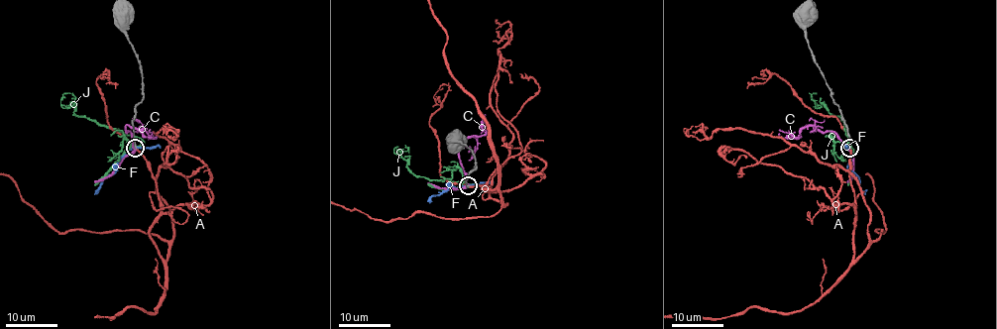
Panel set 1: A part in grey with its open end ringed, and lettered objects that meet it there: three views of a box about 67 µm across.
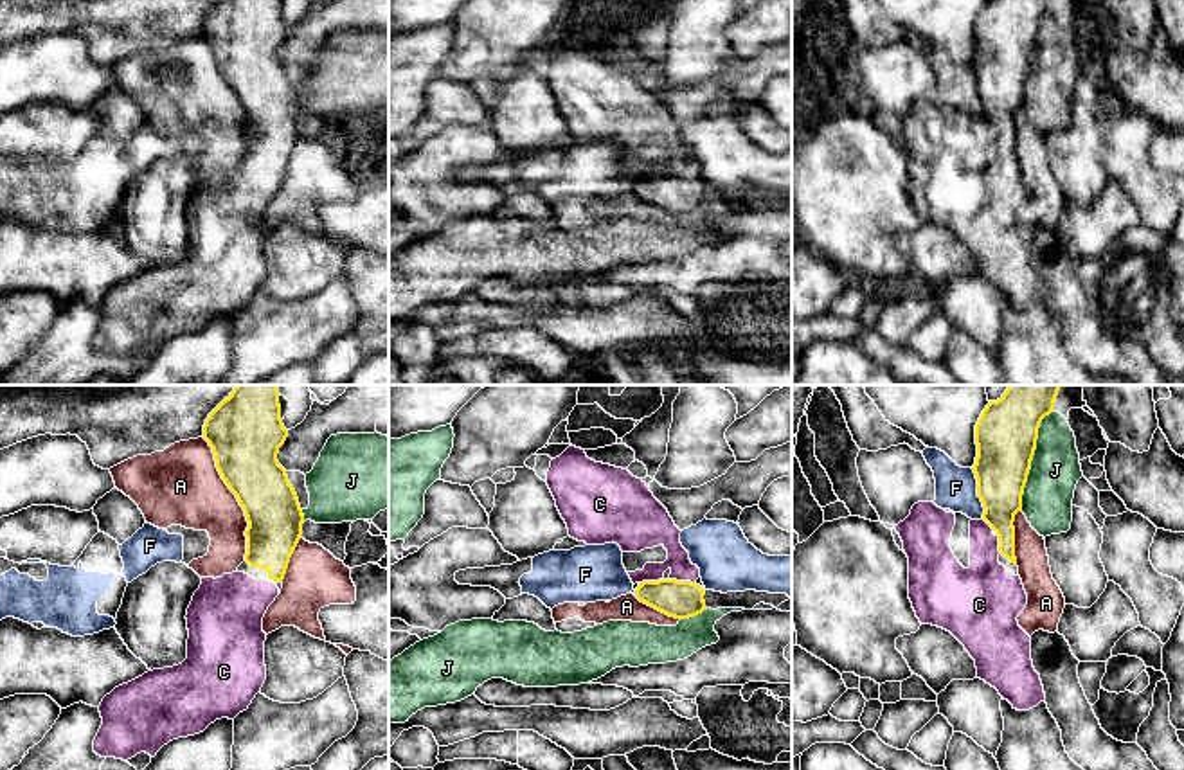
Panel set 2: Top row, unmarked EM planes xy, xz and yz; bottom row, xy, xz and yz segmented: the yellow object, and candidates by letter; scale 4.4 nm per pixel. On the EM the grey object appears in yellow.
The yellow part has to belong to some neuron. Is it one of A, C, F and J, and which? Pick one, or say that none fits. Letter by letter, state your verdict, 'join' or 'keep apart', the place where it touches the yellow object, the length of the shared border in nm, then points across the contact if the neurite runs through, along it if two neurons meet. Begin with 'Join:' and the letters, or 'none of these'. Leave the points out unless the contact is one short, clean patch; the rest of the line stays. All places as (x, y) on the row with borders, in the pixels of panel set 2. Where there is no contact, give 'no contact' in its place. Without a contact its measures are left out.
Join: C
A: keep apart; contact xy (236, 497); length 600 nm
C: join; contact xz (681, 581); length 120 nm; way xz (681, 599), (681, 581), (677, 553), (661, 529)
F: keep apart; contact yz (977, 493); length 240 nm; border yz (970, 468), (983, 519)
J: keep apart; contact yz (1031, 459); length 480 nm

